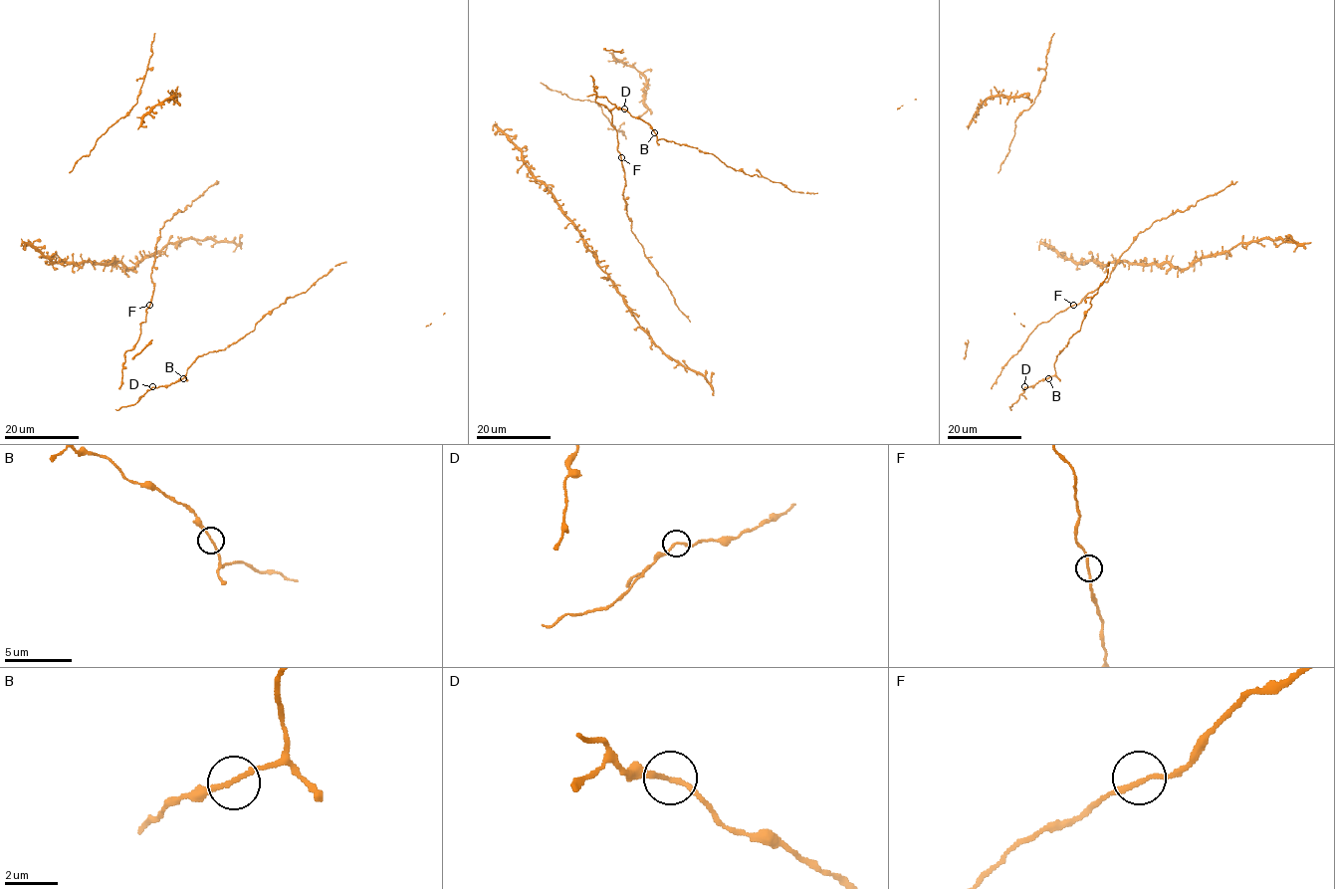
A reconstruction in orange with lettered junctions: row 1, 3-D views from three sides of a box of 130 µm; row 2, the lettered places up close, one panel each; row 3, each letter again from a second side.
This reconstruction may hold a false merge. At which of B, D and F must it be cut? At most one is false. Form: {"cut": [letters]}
{"cut": []}

